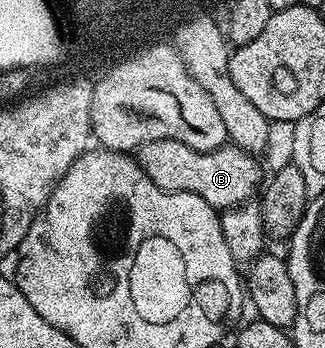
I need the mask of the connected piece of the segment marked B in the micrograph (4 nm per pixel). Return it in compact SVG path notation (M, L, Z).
M173 138L150 140L136 147L134 157L142 172L146 172L146 176L150 176L150 180L154 180L160 190L177 190L202 196L202 200L206 200L206 204L210 204L218 212L249 201L262 186L261 163L253 155L233 144L219 146L210 152L198 152Z

